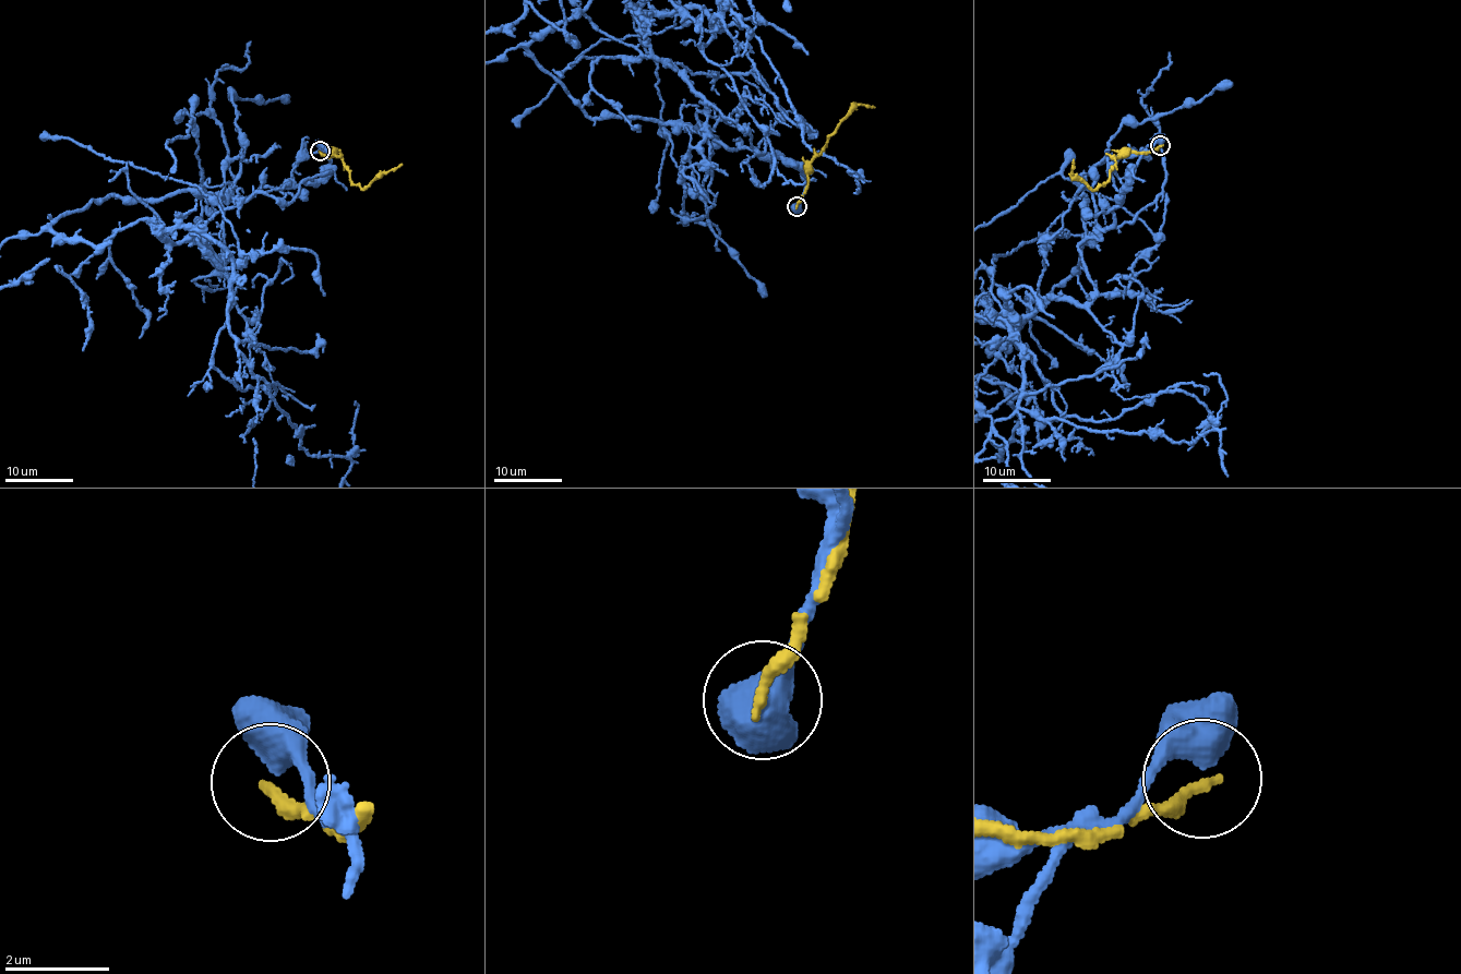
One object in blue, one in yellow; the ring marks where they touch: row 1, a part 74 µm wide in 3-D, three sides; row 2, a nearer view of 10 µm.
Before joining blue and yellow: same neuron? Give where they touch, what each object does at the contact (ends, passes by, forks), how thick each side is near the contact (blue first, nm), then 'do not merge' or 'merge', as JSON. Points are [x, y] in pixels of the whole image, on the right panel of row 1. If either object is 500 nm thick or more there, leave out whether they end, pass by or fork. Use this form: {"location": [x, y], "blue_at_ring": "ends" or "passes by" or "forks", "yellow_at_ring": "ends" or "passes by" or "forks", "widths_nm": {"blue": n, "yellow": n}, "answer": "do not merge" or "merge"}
{"location": [1160, 145], "blue_at_ring": "passes by", "yellow_at_ring": "ends", "widths_nm": {"blue": 440, "yellow": 260}, "answer": "do not merge"}

